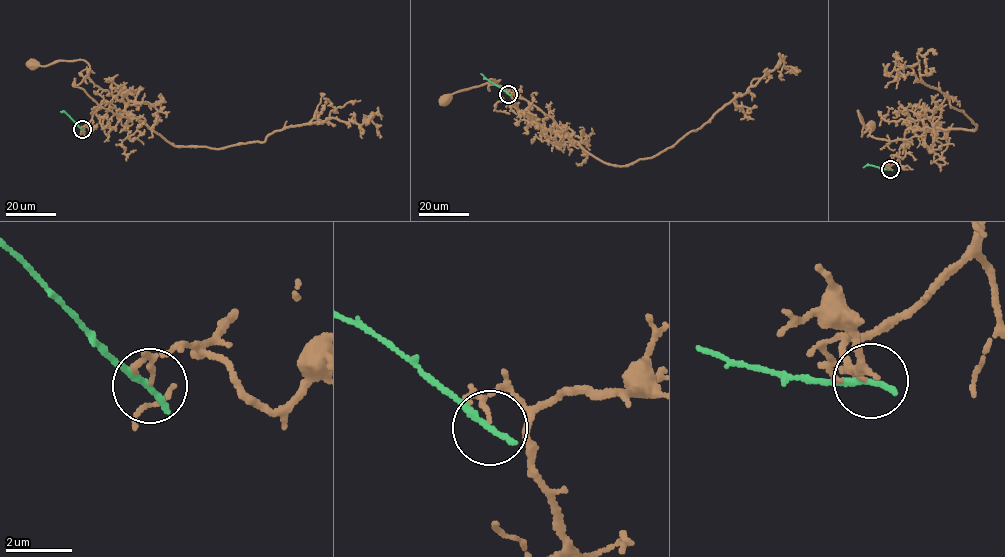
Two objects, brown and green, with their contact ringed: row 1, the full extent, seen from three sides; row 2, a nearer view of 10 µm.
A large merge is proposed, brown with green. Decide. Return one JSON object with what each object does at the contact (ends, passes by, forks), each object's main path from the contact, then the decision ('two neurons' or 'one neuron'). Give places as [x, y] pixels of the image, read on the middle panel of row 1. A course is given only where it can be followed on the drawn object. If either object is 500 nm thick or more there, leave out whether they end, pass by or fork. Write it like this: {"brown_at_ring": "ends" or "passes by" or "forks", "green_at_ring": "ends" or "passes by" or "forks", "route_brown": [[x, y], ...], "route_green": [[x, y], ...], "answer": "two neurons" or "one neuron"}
{"brown_at_ring": "passes by", "green_at_ring": "ends", "route_brown": [[508, 94], [519, 114], [557, 130], [525, 99], [499, 85], [488, 90], [488, 80], [499, 80], [445, 101]], "route_green": [[508, 94], [480, 73]], "answer": "two neurons"}

